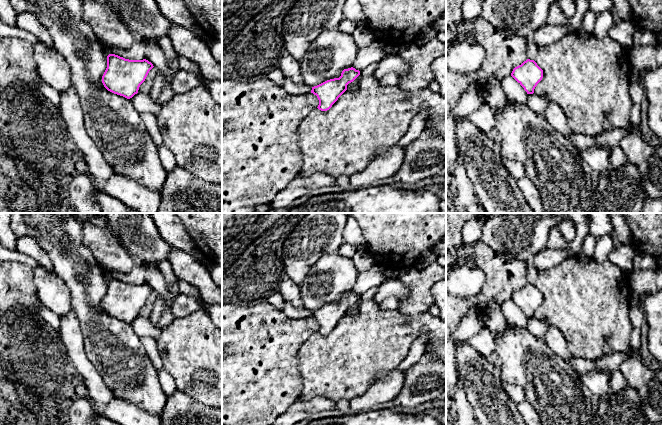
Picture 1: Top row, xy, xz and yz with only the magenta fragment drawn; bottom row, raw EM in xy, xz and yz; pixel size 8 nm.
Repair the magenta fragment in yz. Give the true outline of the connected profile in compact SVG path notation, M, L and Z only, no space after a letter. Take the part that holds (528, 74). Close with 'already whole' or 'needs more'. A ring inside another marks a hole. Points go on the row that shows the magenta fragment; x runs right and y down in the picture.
M527 59L513 69L511 76L524 88L527 94L533 94L535 87L543 78L543 70L534 60Z; already whole

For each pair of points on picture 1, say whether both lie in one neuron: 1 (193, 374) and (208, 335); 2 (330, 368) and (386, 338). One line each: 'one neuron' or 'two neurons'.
1: one neuron
2: one neuron

